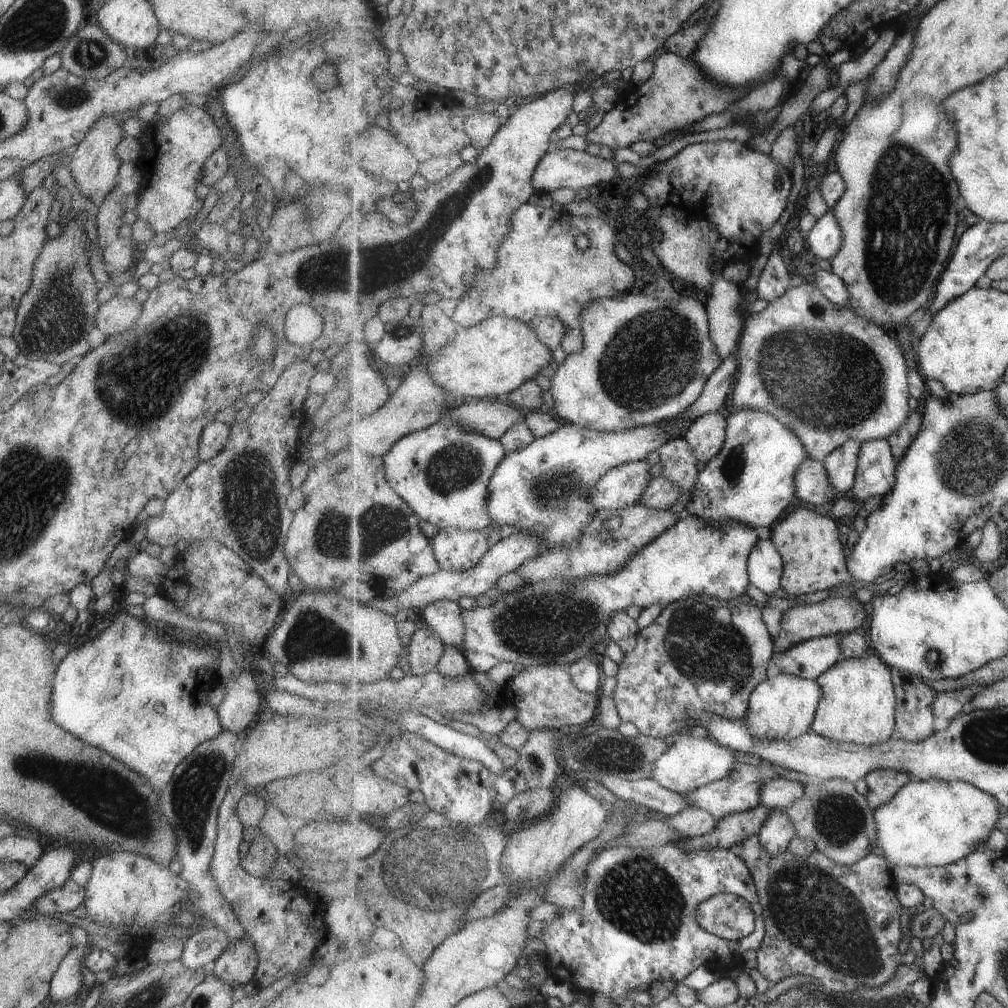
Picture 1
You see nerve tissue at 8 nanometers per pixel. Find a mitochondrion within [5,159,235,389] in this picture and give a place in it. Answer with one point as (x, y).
(50, 326)

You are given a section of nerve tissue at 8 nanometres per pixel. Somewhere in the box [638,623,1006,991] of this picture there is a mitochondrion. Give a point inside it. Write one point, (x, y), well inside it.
(809, 906)

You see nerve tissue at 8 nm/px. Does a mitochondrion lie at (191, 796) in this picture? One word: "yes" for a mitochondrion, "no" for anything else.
yes

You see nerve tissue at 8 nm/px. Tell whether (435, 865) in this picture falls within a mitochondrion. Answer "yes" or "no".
yes

